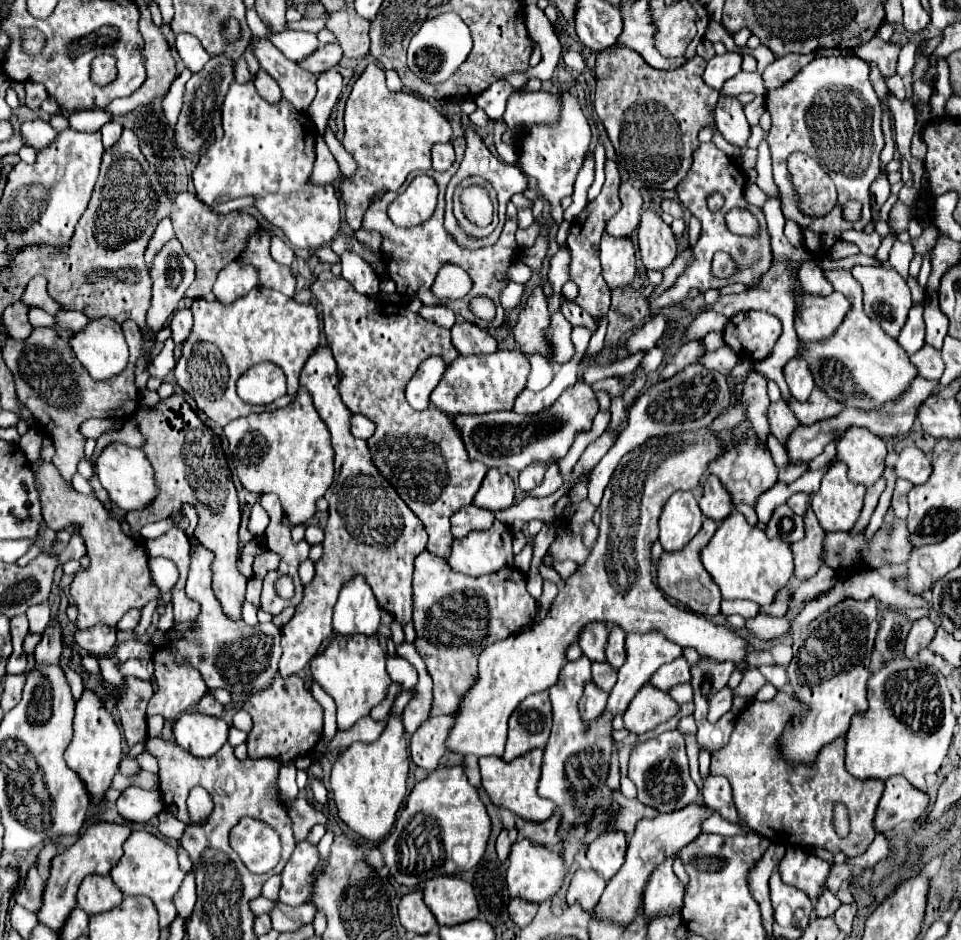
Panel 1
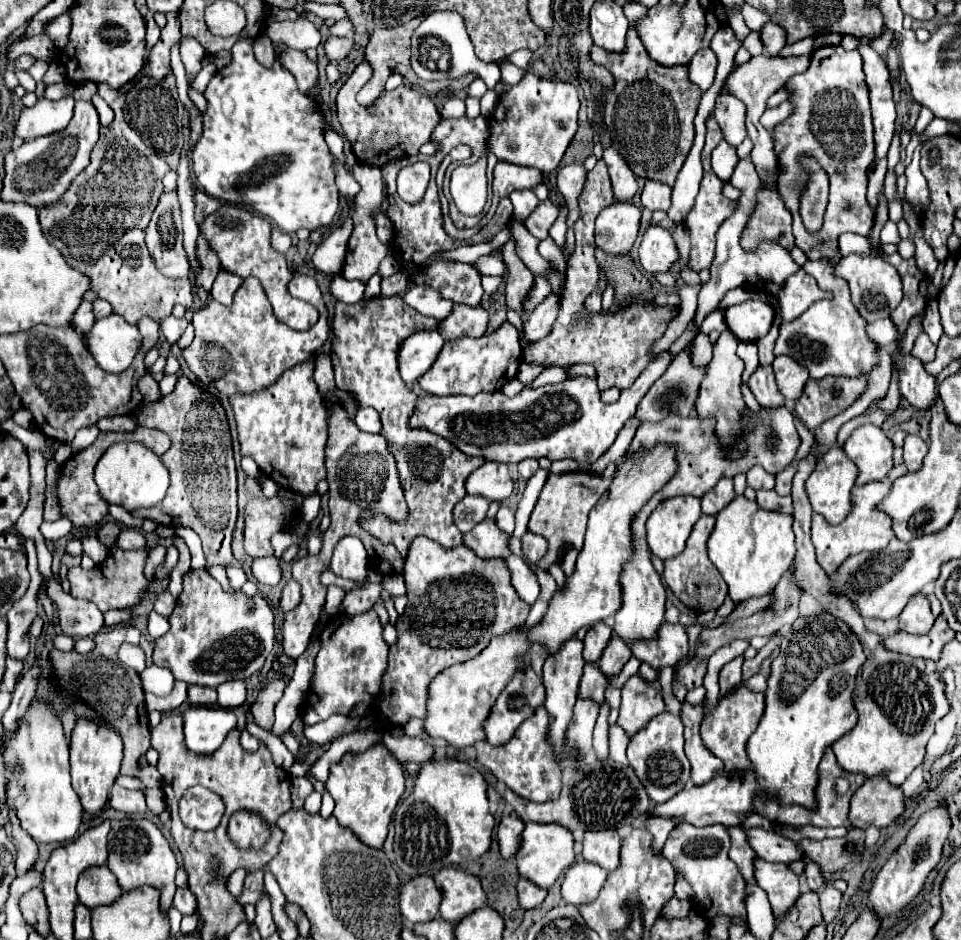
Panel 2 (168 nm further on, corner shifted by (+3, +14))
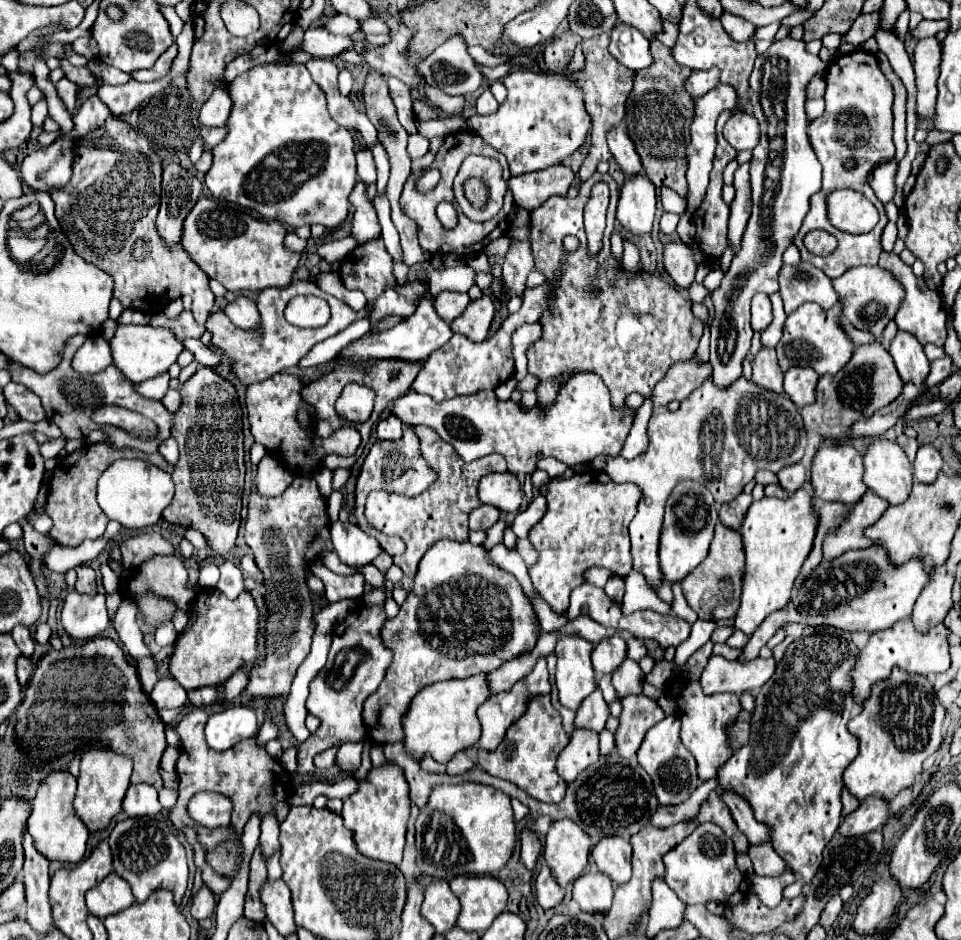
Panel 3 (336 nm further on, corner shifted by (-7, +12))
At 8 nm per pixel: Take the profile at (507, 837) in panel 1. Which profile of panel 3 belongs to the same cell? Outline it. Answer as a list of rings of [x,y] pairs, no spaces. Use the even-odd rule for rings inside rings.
[[[522,830],[522,834],[520,834],[520,844],[522,844],[522,848],[520,848],[520,860],[522,860],[522,864],[524,864],[528,870],[532,870],[532,868],[534,868],[534,862],[536,862],[538,856],[540,856],[542,844],[540,844],[540,840],[536,838],[536,834],[534,834],[532,830]]]

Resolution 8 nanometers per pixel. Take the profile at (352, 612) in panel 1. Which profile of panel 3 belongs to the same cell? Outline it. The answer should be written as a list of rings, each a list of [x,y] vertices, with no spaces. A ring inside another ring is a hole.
[[[334,522],[330,528],[330,534],[332,534],[332,544],[338,558],[352,568],[370,564],[382,552],[378,540],[364,534],[352,522]]]

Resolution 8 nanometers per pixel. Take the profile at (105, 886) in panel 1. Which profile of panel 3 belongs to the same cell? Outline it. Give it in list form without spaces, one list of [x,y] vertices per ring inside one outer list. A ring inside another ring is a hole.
[[[110,872],[108,878],[104,878],[100,884],[96,884],[86,894],[86,906],[90,914],[98,918],[106,918],[110,914],[116,914],[124,908],[128,908],[134,902],[134,896],[130,892],[128,882],[120,878],[118,874]]]

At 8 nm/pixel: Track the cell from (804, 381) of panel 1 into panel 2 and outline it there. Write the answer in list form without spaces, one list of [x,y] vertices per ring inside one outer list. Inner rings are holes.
[[[776,356],[772,362],[772,368],[776,374],[776,384],[778,384],[780,394],[788,402],[798,400],[808,380],[806,368],[802,368],[796,360],[790,360],[790,356]]]

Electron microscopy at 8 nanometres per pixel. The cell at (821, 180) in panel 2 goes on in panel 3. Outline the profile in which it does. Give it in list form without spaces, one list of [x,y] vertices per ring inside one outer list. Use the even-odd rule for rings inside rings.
[[[812,230],[804,236],[804,244],[806,248],[812,252],[812,254],[820,254],[820,256],[826,256],[830,254],[838,242],[834,236],[830,236],[826,230]]]

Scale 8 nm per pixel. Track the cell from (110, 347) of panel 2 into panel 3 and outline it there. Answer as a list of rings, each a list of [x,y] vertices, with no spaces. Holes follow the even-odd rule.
[[[120,324],[110,340],[112,360],[118,370],[124,372],[128,380],[140,384],[160,372],[166,372],[182,352],[182,342],[174,338],[174,334],[166,328],[152,328],[152,326],[134,326],[134,324]]]

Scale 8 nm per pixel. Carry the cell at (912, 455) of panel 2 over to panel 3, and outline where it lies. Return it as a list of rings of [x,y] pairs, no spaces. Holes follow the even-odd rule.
[[[922,444],[918,448],[918,454],[916,454],[916,460],[914,460],[914,474],[916,474],[916,480],[918,482],[924,482],[924,484],[930,484],[936,480],[938,472],[942,470],[942,456],[940,452],[932,446],[932,444]]]

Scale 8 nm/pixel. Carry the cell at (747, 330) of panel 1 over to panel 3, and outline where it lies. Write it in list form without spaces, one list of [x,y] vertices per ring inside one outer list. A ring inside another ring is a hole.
[[[756,294],[752,298],[752,330],[762,332],[772,322],[772,304],[766,294]]]

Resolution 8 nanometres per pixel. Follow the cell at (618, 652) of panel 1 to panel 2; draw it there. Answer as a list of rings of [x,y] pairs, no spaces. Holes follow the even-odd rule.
[[[612,636],[610,644],[606,646],[606,652],[602,654],[602,660],[598,660],[598,668],[602,670],[602,674],[606,674],[606,678],[612,678],[622,672],[628,658],[630,658],[630,648],[624,644],[620,636]]]

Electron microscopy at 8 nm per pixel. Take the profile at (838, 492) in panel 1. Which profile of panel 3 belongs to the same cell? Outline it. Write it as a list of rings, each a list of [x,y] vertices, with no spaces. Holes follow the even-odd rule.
[[[822,444],[810,466],[810,484],[814,488],[814,496],[822,502],[842,502],[842,504],[858,502],[858,498],[866,492],[862,478],[864,478],[862,454],[852,444],[842,444],[838,448]]]

